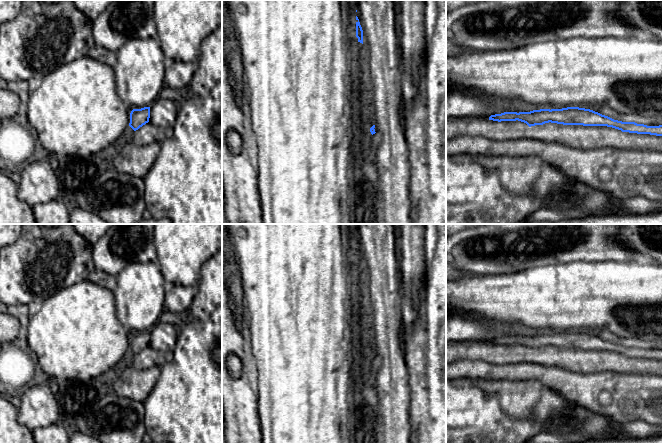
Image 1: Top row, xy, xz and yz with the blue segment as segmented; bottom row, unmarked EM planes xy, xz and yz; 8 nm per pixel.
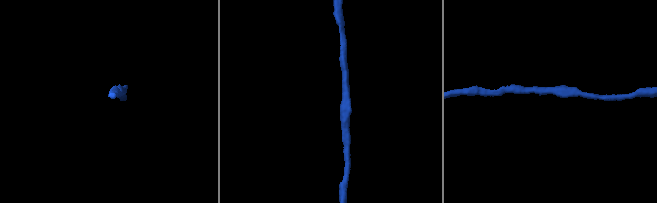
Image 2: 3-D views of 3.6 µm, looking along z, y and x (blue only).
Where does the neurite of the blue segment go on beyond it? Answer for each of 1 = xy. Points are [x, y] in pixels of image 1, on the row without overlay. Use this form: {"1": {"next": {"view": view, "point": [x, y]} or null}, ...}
{"1": {"next": null}}

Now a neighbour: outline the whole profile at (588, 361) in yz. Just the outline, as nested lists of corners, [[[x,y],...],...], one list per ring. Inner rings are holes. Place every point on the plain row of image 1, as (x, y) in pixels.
[[[466,341],[446,343],[446,364],[459,358],[482,360],[491,364],[526,361],[542,365],[555,365],[575,372],[595,373],[614,371],[662,375],[662,360],[622,356],[607,350],[563,349],[545,347],[529,351],[521,345],[493,345]]]

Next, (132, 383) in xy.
[[[133,366],[116,373],[114,393],[134,401],[144,402],[160,375],[160,366],[140,370]]]

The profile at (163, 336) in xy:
[[[158,321],[150,330],[149,346],[160,355],[167,351],[174,351],[178,330],[170,323]]]

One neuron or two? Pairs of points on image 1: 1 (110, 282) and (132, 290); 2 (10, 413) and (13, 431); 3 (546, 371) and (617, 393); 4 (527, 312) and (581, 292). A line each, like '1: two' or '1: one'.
1: two
2: one
3: one
4: one

